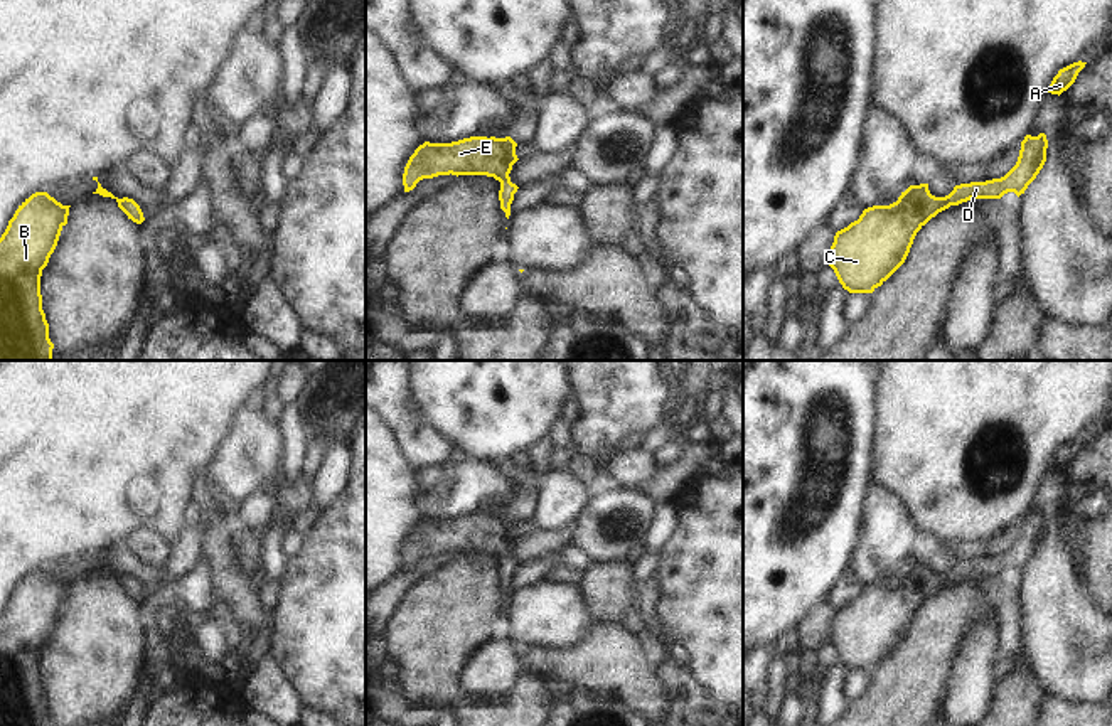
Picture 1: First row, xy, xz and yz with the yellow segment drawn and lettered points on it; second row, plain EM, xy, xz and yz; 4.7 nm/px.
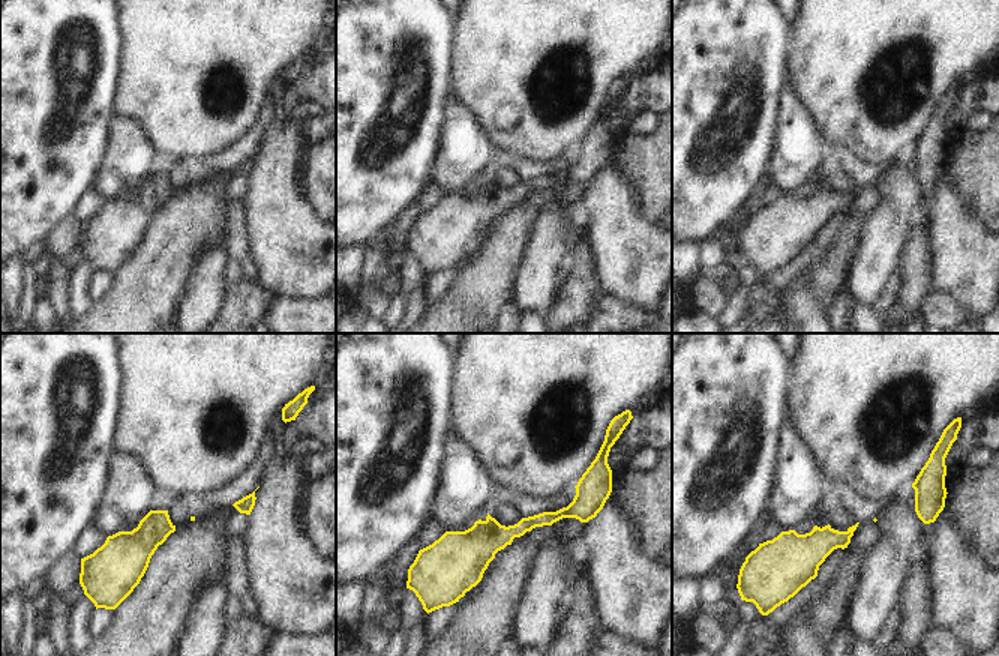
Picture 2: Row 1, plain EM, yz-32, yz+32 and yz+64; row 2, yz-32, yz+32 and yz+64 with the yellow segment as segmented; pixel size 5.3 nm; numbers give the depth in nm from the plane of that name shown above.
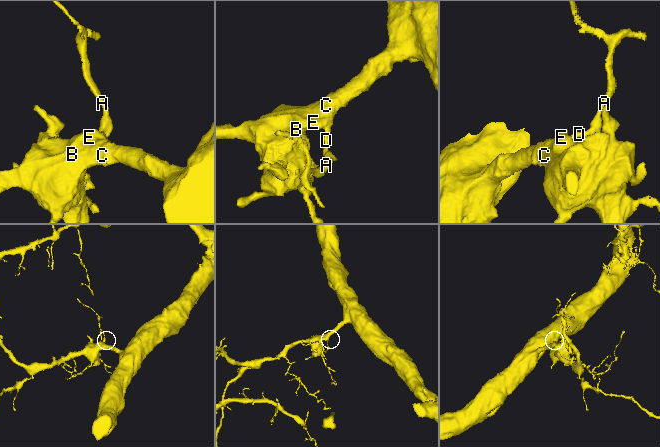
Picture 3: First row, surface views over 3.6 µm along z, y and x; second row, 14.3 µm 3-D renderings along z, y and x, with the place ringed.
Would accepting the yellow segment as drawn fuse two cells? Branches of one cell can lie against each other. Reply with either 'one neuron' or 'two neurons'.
one neuron

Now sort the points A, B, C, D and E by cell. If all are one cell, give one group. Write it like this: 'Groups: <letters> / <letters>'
Groups: A B C D E

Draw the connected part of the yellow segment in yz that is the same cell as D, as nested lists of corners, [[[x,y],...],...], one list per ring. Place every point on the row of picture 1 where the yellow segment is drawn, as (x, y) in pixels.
[[[1045,133],[1026,135],[1016,165],[1001,179],[960,184],[945,197],[932,195],[928,184],[910,185],[896,202],[864,209],[858,221],[836,232],[829,249],[829,266],[849,293],[873,293],[905,263],[917,232],[938,212],[970,199],[1001,199],[1008,192],[1018,197],[1024,194],[1046,162],[1046,148]]]

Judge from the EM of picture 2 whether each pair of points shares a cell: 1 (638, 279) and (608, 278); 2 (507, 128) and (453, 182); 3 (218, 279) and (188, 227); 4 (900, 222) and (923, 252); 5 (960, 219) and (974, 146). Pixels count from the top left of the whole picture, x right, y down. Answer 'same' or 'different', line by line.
1: same
2: different
3: different
4: different
5: different

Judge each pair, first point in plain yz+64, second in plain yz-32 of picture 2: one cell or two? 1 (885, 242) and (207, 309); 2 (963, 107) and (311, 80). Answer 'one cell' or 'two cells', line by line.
1: one cell
2: one cell

